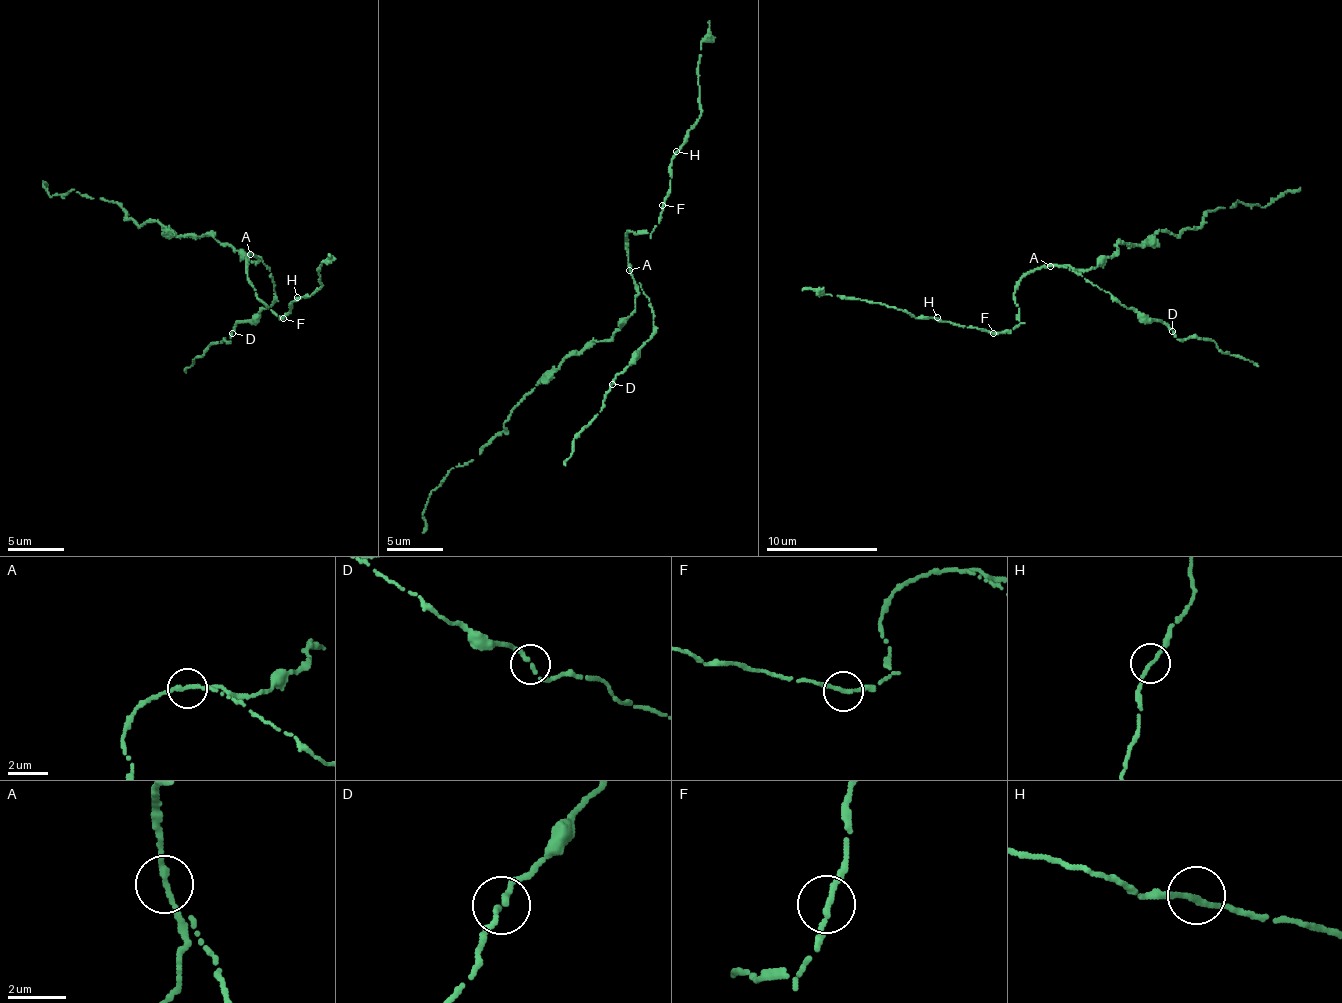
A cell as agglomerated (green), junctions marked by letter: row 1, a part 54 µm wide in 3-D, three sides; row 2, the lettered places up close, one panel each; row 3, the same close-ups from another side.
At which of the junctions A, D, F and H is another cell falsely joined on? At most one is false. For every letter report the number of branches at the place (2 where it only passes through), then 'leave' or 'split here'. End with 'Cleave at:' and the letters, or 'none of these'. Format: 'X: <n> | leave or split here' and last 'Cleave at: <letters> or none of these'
A: 2 | split here
D: 2 | leave
F: 2 | leave
H: 2 | leave
Cleave at: A

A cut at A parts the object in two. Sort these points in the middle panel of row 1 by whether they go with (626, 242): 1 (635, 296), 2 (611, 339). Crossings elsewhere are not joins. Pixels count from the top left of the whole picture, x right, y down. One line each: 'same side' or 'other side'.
1: other side
2: other side

